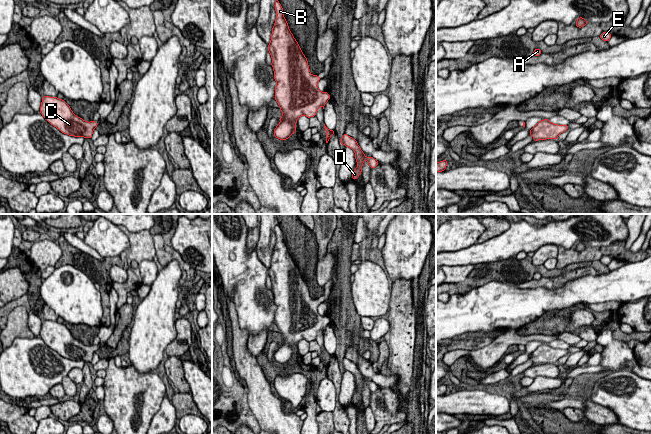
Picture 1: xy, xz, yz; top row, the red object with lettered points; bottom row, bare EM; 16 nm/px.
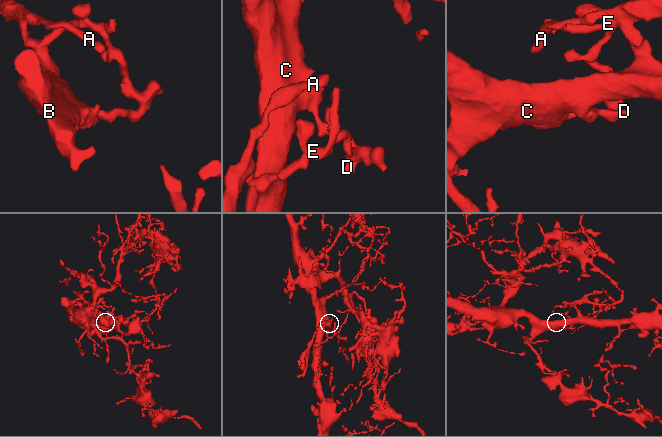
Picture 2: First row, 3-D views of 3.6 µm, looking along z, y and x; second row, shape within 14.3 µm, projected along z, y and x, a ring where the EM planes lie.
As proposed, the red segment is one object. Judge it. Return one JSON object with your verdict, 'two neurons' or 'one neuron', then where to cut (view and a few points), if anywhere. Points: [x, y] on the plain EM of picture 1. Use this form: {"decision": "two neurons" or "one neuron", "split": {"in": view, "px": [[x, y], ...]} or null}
{"decision": "one neuron", "split": null}

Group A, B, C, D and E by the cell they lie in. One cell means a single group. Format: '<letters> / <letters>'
A B C D E

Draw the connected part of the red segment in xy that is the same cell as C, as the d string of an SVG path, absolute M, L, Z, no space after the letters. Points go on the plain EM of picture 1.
M43 320L39 336L51 349L69 360L91 363L97 351L97 346L84 345L72 336L64 324L57 321Z

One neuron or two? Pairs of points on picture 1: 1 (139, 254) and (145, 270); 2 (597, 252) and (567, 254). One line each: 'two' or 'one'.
1: two
2: one

